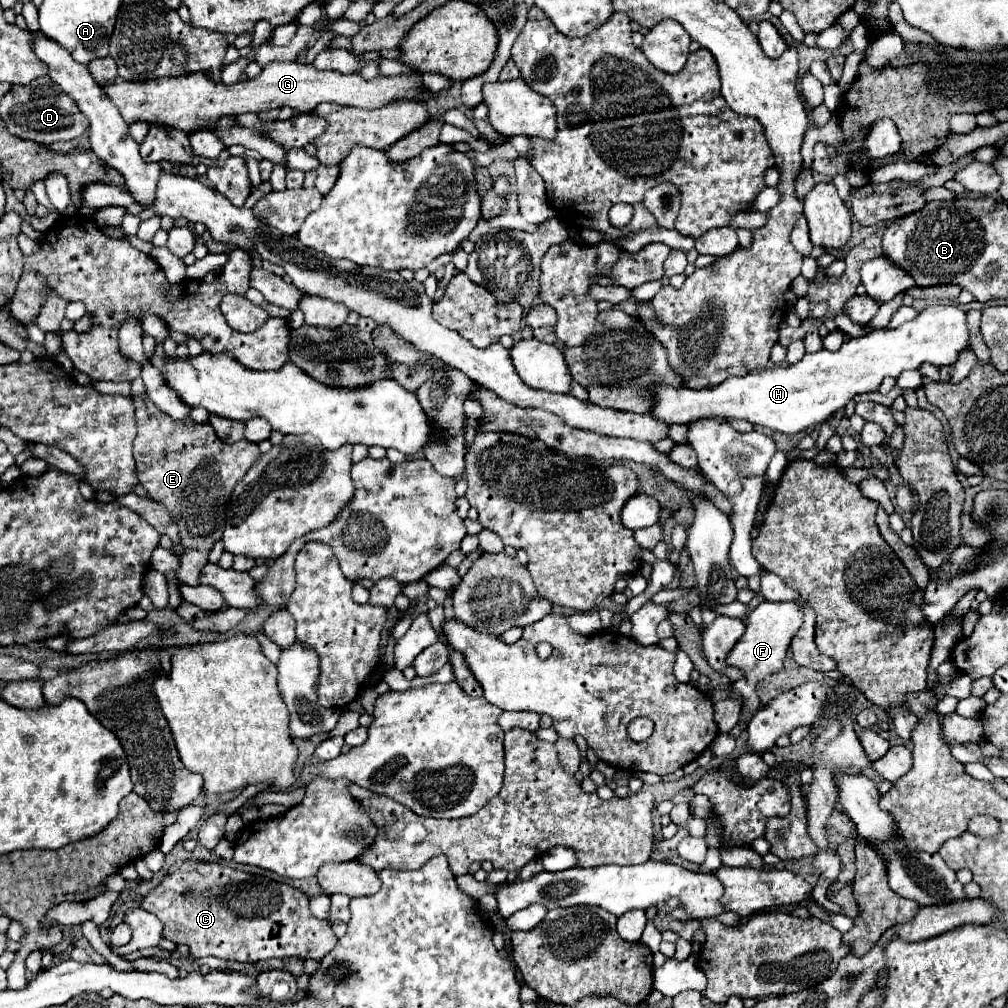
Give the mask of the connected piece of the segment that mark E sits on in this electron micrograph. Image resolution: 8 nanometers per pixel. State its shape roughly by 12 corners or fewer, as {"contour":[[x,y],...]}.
{"contour":[[133,401],[139,483],[177,511],[195,587],[257,443]]}

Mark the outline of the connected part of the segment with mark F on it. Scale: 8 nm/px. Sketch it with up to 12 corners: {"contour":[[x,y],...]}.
{"contour":[[763,601],[727,653],[743,671],[741,719],[761,705],[757,679],[781,671],[803,623],[797,603]]}

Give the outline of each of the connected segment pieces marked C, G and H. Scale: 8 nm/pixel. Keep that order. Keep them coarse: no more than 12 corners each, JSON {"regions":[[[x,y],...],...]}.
{"regions":[[[187,859],[141,907],[227,961],[321,959],[309,897]],[[269,63],[233,85],[207,75],[103,87],[127,123],[191,123],[319,103],[425,101],[419,73],[361,79]],[[967,315],[897,329],[709,389],[659,387],[651,417],[815,429],[901,371],[953,365]]]}

